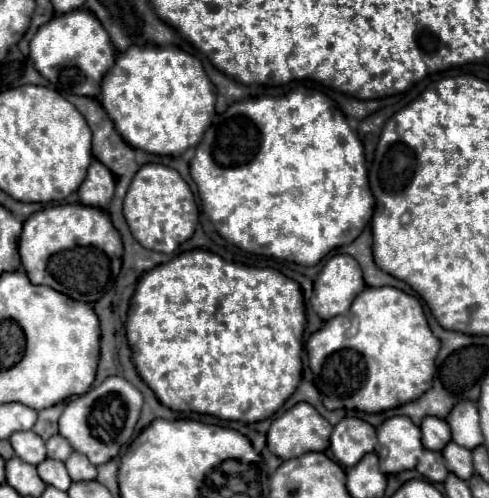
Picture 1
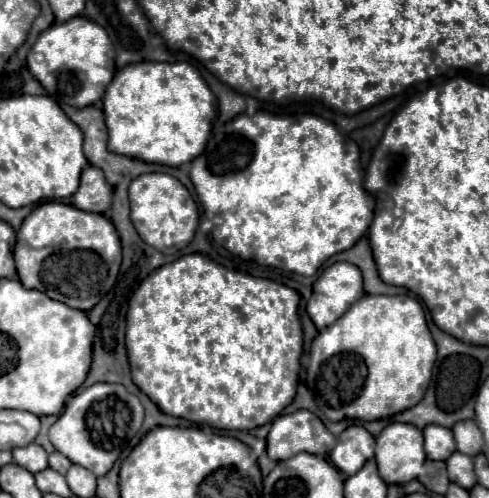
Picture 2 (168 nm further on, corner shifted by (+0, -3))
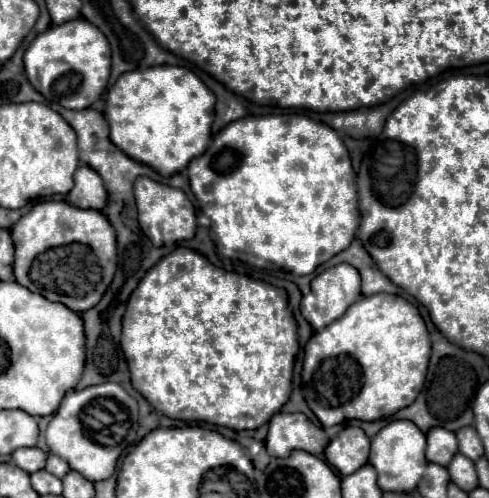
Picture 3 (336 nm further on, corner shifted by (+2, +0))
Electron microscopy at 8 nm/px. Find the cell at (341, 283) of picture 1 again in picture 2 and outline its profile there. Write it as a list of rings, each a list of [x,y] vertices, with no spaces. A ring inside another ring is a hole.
[[[335,262],[321,272],[313,284],[313,296],[307,304],[317,330],[333,324],[347,308],[363,296],[361,270],[349,262]]]

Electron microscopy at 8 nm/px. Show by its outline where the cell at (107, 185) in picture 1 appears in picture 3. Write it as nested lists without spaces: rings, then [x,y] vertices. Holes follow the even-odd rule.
[[[79,165],[75,171],[75,185],[67,193],[65,201],[79,209],[97,209],[101,211],[107,205],[107,191],[101,175],[89,165]]]

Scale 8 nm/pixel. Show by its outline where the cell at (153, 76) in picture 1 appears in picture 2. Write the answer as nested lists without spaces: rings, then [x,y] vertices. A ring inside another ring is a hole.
[[[137,62],[115,72],[103,96],[103,112],[109,128],[111,152],[153,164],[181,166],[203,152],[211,132],[211,122],[217,114],[217,98],[199,70],[189,62]]]

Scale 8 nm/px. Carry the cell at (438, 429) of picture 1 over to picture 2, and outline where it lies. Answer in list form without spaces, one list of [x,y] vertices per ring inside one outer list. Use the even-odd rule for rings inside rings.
[[[429,424],[423,430],[423,436],[425,436],[425,452],[427,458],[431,460],[447,460],[447,456],[451,456],[451,452],[457,450],[451,428]]]

